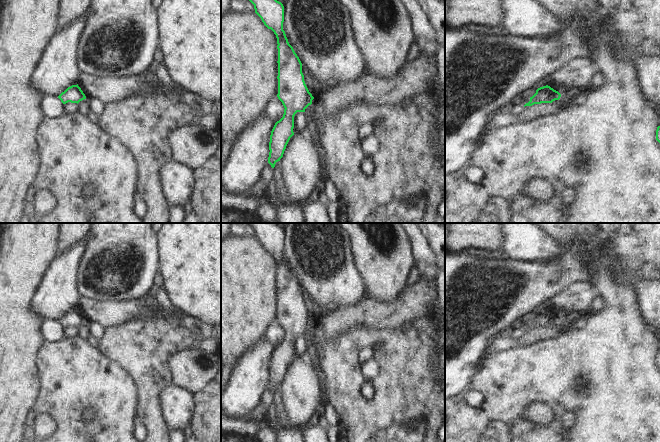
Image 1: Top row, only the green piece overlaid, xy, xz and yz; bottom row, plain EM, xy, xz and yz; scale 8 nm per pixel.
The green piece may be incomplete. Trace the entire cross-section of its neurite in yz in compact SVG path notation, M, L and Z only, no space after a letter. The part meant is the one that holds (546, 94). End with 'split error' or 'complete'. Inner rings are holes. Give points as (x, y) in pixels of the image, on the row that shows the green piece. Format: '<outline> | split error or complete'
M546 85L540 87L536 90L536 93L530 97L530 101L524 105L525 106L532 106L534 104L541 104L541 103L552 103L555 100L559 100L561 94L551 88L550 86Z | complete

